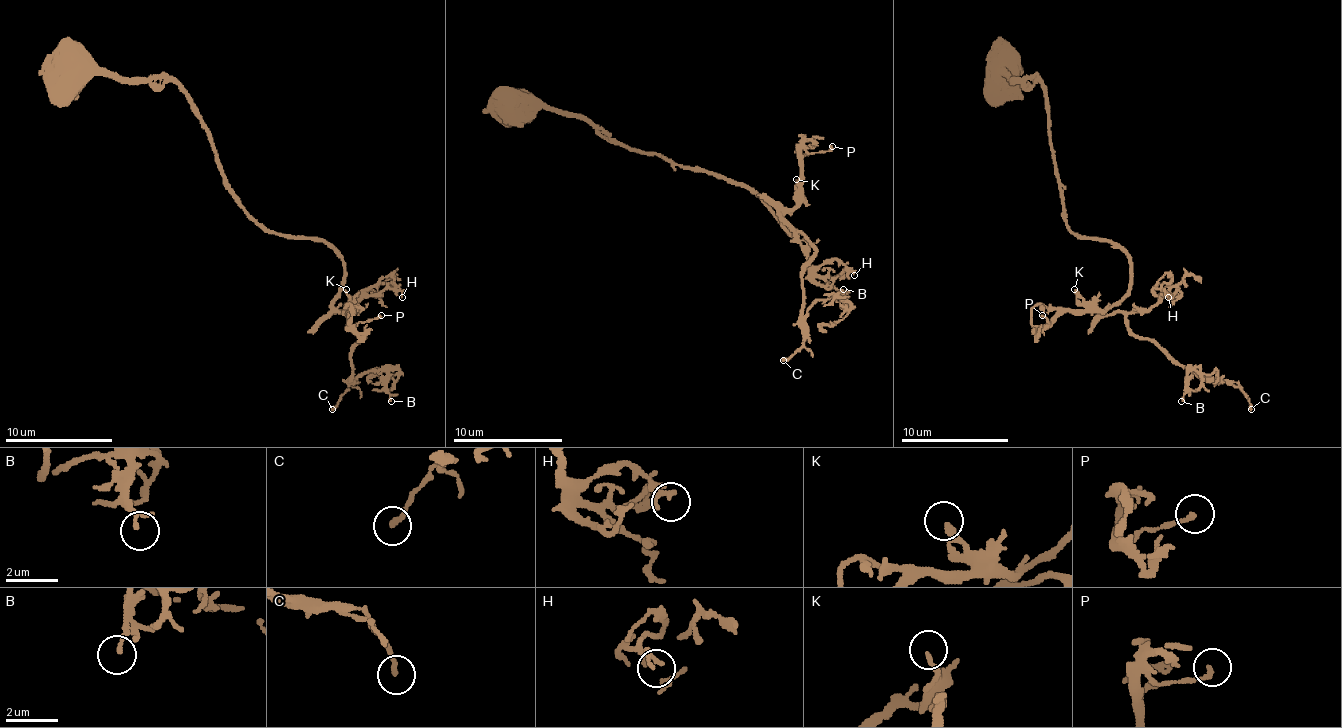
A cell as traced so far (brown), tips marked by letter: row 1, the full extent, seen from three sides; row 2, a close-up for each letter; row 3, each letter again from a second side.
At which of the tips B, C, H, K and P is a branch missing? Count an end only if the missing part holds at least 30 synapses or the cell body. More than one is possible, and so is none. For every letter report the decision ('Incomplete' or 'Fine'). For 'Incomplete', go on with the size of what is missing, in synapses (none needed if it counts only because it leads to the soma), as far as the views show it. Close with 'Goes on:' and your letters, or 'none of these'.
B: Fine
C: Fine
H: Fine
K: Fine
P: Fine
Goes on: none of these

